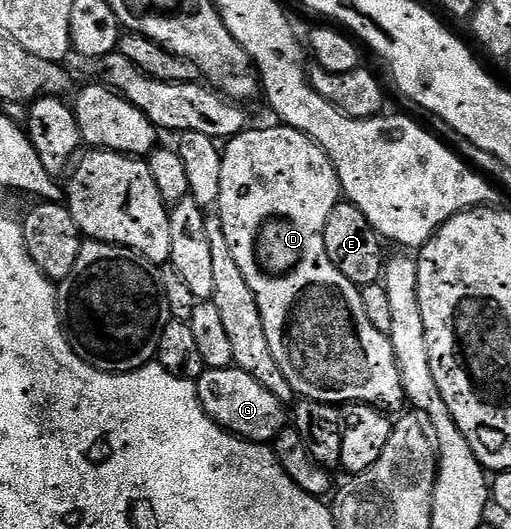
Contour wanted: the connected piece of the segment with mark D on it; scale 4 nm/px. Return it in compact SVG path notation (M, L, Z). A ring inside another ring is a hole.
M250 127L224 145L219 198L215 205L231 258L235 258L235 266L239 266L243 278L247 278L247 286L251 286L251 294L259 304L259 314L263 314L263 330L267 330L271 355L279 362L283 378L291 382L294 393L302 400L334 406L372 404L389 414L400 413L406 398L395 350L388 335L367 322L360 288L347 282L347 278L331 266L331 258L327 258L323 246L327 214L335 210L343 196L335 166L307 134L294 128L276 127Z

